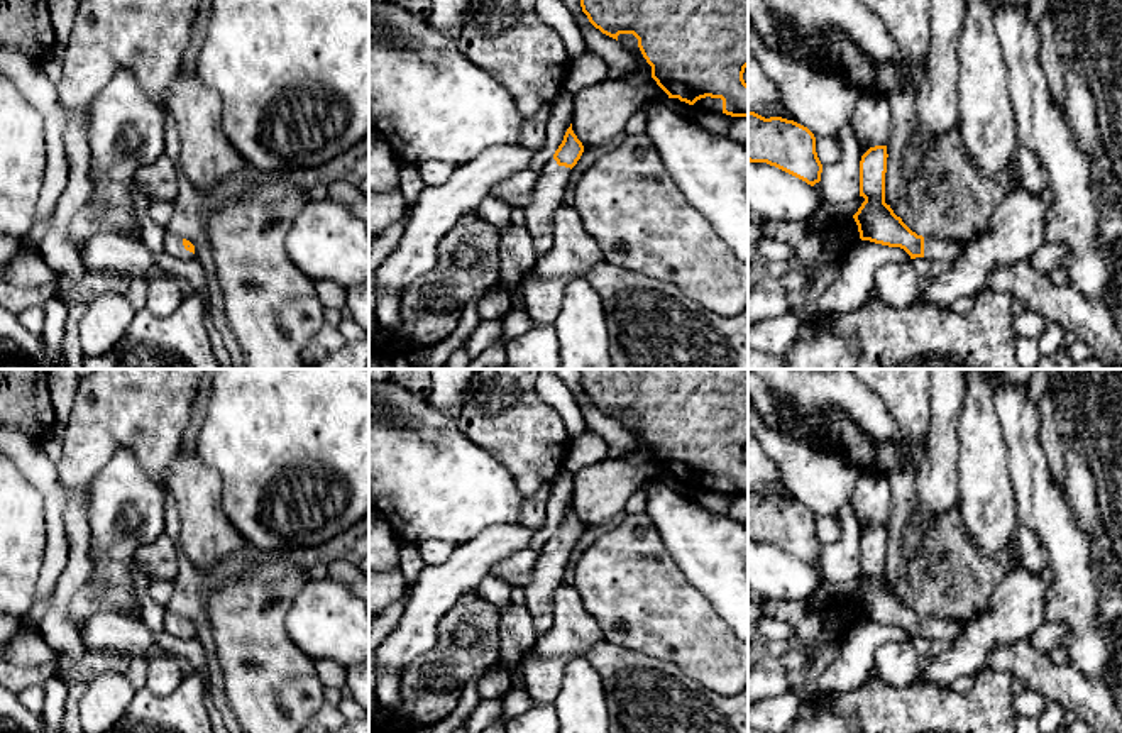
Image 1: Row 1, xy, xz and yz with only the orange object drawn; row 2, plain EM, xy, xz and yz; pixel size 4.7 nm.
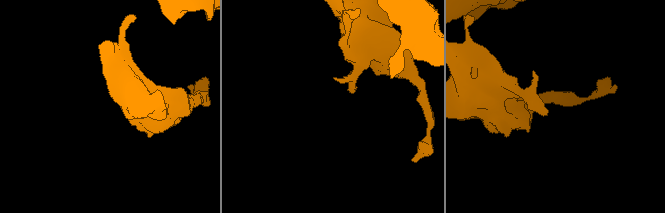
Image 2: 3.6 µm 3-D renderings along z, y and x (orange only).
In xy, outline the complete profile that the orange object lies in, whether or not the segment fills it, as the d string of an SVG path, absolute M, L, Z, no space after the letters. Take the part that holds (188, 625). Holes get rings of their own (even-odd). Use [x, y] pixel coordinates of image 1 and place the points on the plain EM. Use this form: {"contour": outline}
{"contour": "M166 613L164 631L179 638L193 638L195 625L186 618Z"}

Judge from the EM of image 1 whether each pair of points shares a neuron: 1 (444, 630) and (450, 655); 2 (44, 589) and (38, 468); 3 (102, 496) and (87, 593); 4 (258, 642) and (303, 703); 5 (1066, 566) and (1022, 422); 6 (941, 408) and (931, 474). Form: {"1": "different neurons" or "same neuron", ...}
{"1": "same neuron", "2": "same neuron", "3": "same neuron", "4": "same neuron", "5": "same neuron", "6": "same neuron"}

